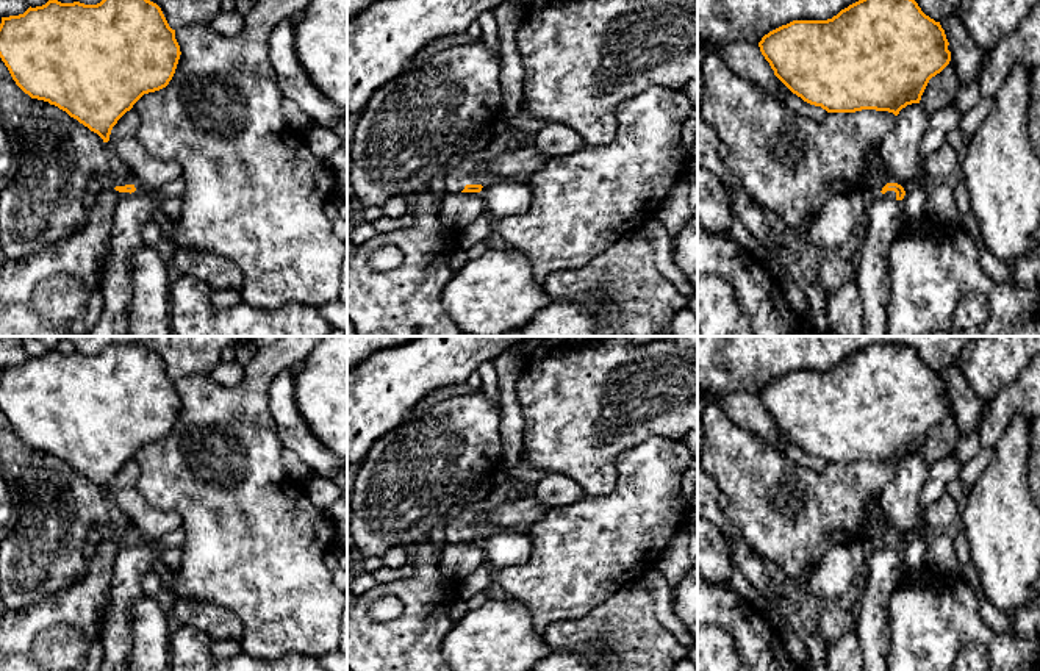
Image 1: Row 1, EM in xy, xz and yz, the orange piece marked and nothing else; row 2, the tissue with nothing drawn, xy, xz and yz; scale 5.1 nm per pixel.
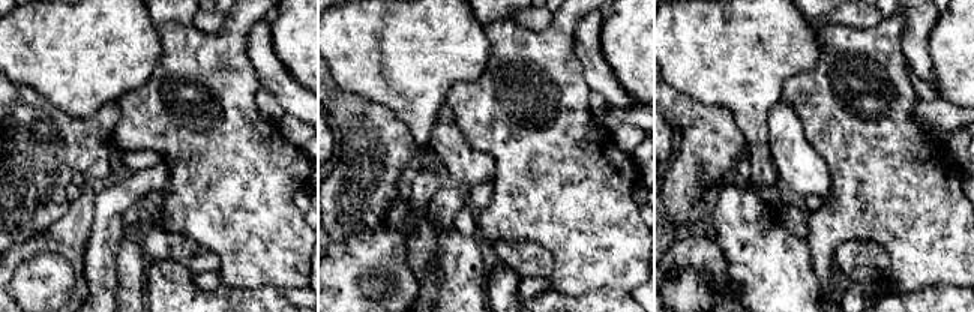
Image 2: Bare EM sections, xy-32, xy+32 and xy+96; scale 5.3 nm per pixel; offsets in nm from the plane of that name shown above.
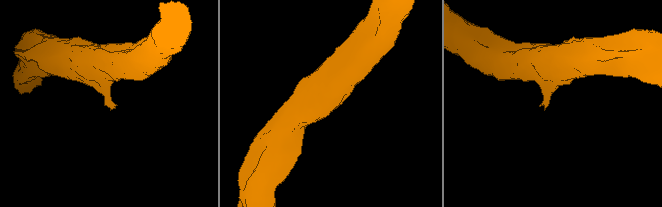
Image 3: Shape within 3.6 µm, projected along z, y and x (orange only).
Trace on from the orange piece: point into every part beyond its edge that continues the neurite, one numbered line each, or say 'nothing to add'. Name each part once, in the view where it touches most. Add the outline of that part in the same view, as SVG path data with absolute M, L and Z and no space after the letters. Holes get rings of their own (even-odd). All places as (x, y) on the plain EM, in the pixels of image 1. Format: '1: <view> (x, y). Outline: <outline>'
1: xz (455, 531). Outline: M463 515L450 519L444 527L446 541L449 544L458 544L464 540L466 535L482 535L485 533L471 522L471 519Z

